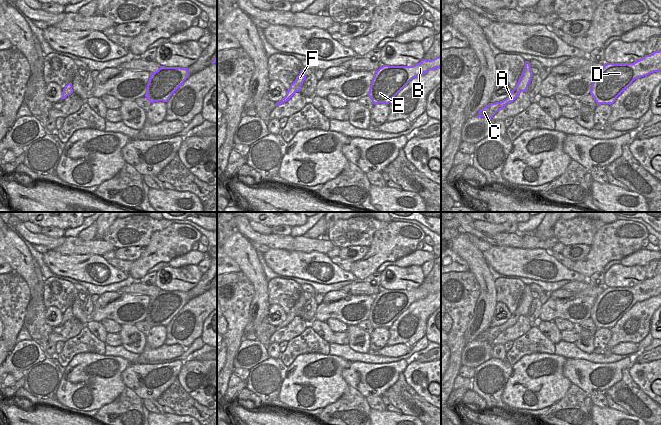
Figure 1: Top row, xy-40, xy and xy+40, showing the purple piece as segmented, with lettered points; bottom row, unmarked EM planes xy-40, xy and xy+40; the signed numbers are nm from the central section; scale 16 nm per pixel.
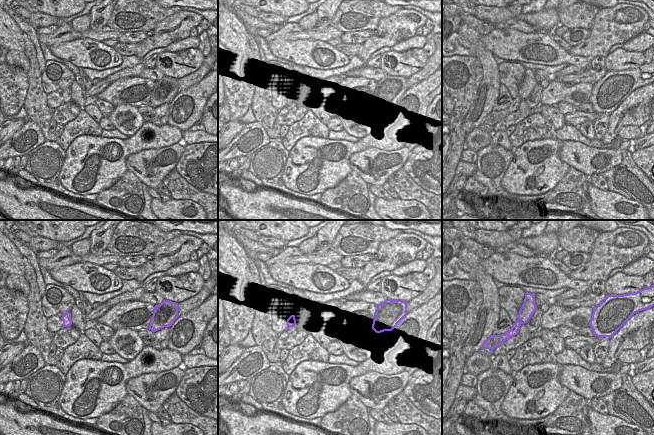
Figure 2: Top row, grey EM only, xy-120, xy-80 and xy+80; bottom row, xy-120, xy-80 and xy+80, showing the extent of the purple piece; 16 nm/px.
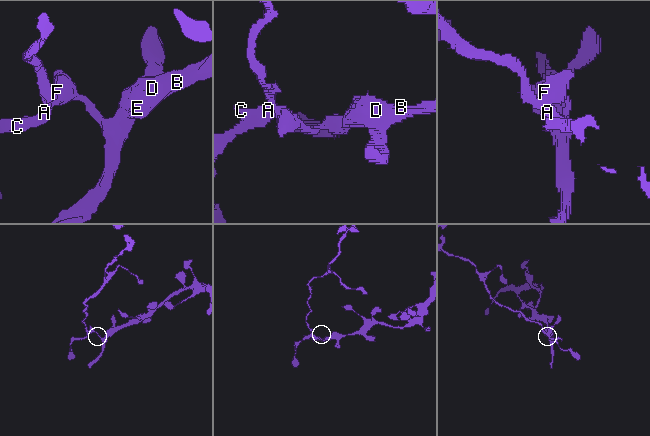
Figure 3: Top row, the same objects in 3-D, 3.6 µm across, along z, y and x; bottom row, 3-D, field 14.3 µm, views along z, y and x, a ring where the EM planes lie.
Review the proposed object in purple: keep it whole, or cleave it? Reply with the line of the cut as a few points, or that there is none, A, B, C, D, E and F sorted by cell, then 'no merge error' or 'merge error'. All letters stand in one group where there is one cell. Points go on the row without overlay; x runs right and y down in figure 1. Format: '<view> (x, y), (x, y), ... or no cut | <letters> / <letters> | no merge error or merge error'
xy (293, 306), (297, 315) | A C / B D E F | merge error

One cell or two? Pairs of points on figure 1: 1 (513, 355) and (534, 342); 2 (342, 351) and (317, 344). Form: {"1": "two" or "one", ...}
{"1": "one", "2": "two"}

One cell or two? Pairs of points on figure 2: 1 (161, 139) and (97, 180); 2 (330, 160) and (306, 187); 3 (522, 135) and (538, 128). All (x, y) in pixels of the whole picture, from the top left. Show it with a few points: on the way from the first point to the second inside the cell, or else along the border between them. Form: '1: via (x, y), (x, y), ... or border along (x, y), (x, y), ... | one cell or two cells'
1: via (145, 142), (135, 143), (113, 164) | one cell
2: via (323, 167), (310, 180) | one cell
3: via (526, 131), (534, 128) | one cell

